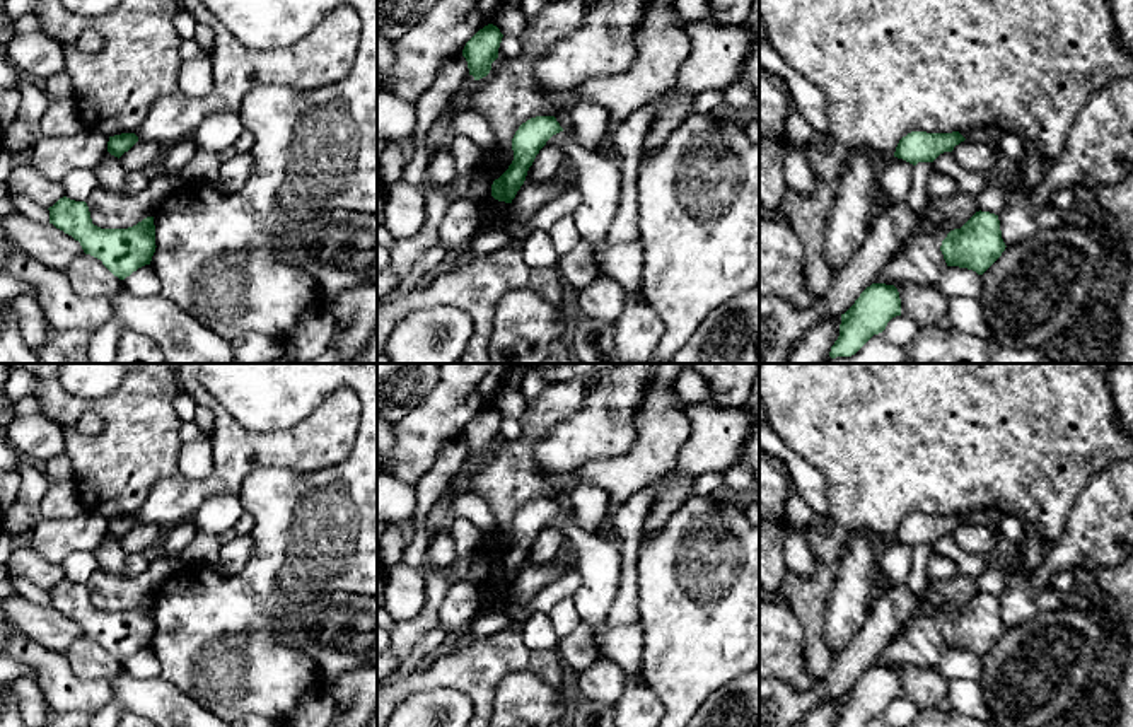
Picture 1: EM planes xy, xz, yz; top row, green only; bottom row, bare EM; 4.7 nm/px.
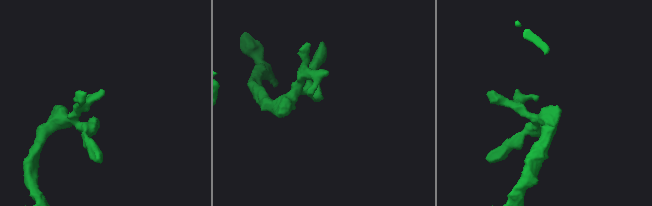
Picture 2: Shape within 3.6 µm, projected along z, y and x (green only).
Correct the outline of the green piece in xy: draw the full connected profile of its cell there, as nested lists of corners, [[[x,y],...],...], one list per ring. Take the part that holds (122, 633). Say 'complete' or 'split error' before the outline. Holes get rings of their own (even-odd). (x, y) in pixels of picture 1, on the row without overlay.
complete | [[[60,580],[49,592],[49,606],[80,625],[85,637],[102,647],[119,662],[150,647],[155,635],[154,599],[128,611],[101,611],[92,606],[85,584]]]

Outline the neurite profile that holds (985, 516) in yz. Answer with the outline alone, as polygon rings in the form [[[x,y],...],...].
[[[996,507],[969,509],[959,514],[966,522],[995,529],[1002,519],[1002,510]]]

